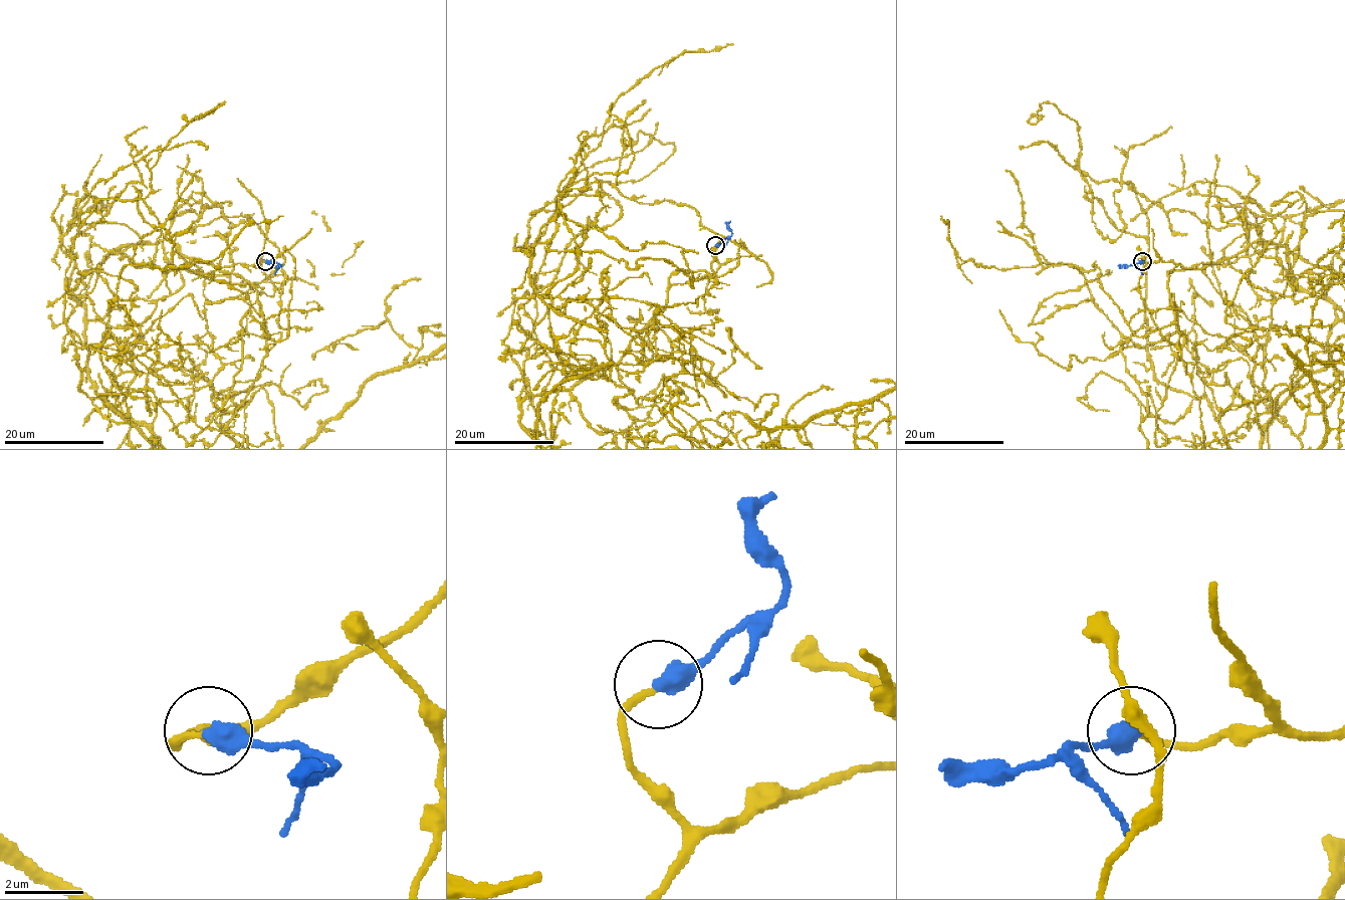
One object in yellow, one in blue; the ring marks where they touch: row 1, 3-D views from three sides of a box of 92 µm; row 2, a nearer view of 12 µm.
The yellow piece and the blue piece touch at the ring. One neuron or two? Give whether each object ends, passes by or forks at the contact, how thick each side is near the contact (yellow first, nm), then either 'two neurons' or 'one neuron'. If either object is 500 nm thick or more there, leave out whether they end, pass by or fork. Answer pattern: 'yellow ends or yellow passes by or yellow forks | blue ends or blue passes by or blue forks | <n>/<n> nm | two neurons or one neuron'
160/550 nm | one neuron

